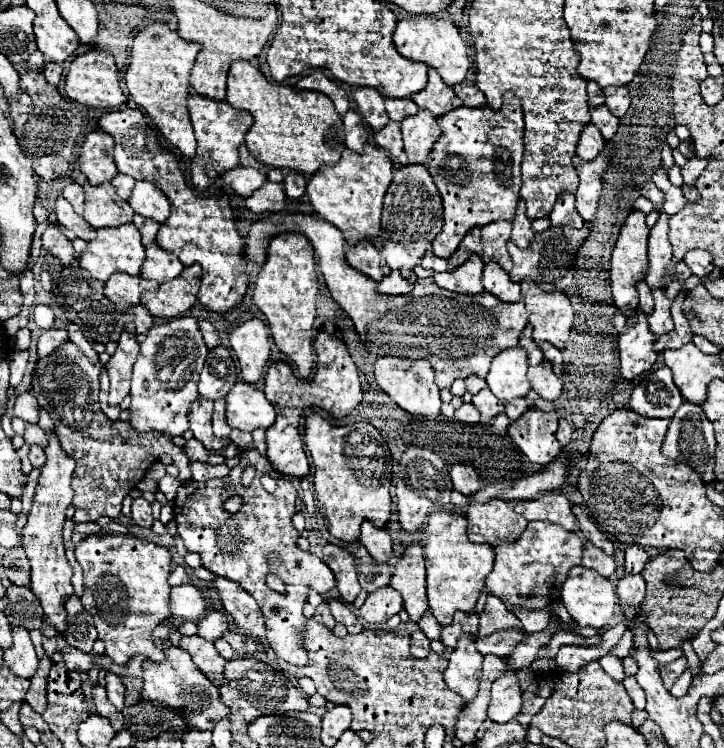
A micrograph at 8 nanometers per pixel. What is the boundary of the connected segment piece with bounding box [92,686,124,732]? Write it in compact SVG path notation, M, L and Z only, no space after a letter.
M94 686L94 690L92 690L92 712L98 712L98 714L106 716L106 718L112 722L112 726L114 726L116 732L122 730L122 726L124 726L124 716L122 716L122 712L118 712L118 710L114 708L114 704L108 700L108 692L106 692L104 686Z

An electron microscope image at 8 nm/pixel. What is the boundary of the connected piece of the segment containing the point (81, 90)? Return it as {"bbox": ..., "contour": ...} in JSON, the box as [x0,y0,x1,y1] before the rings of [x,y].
{"bbox":[64,50,128,110],"contour":[[[90,50],[86,54],[76,56],[70,66],[68,66],[68,74],[66,74],[66,82],[64,82],[64,90],[66,96],[74,102],[80,102],[84,106],[92,106],[92,108],[104,108],[104,110],[114,110],[120,104],[124,104],[128,98],[122,92],[120,86],[120,78],[118,78],[118,68],[114,64],[112,54],[104,52],[104,50]]]}

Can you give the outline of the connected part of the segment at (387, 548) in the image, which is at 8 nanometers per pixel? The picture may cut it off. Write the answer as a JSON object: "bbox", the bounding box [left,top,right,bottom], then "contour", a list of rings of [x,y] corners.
{"bbox":[360,520,392,562],"contour":[[[364,520],[360,542],[366,546],[366,550],[376,562],[388,562],[392,554],[392,538],[384,528],[376,528],[372,522]]]}

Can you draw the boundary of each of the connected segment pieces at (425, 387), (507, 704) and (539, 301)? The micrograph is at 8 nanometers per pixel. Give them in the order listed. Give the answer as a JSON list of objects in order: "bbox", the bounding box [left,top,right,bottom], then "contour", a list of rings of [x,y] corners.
[{"bbox":[374,356,440,418],"contour":[[[382,356],[374,364],[374,376],[378,386],[396,402],[402,410],[414,414],[414,416],[426,416],[436,418],[440,414],[440,390],[434,382],[434,370],[424,360],[408,360],[408,358],[396,358],[396,356]]]},{"bbox":[488,664,524,722],"contour":[[[508,664],[506,672],[492,684],[488,718],[494,722],[508,722],[520,712],[522,702],[524,698],[518,682],[518,670]]]},{"bbox":[522,282,574,348],"contour":[[[522,282],[522,298],[534,326],[534,342],[550,342],[564,348],[574,326],[574,308],[564,292],[542,292],[534,282]]]}]

